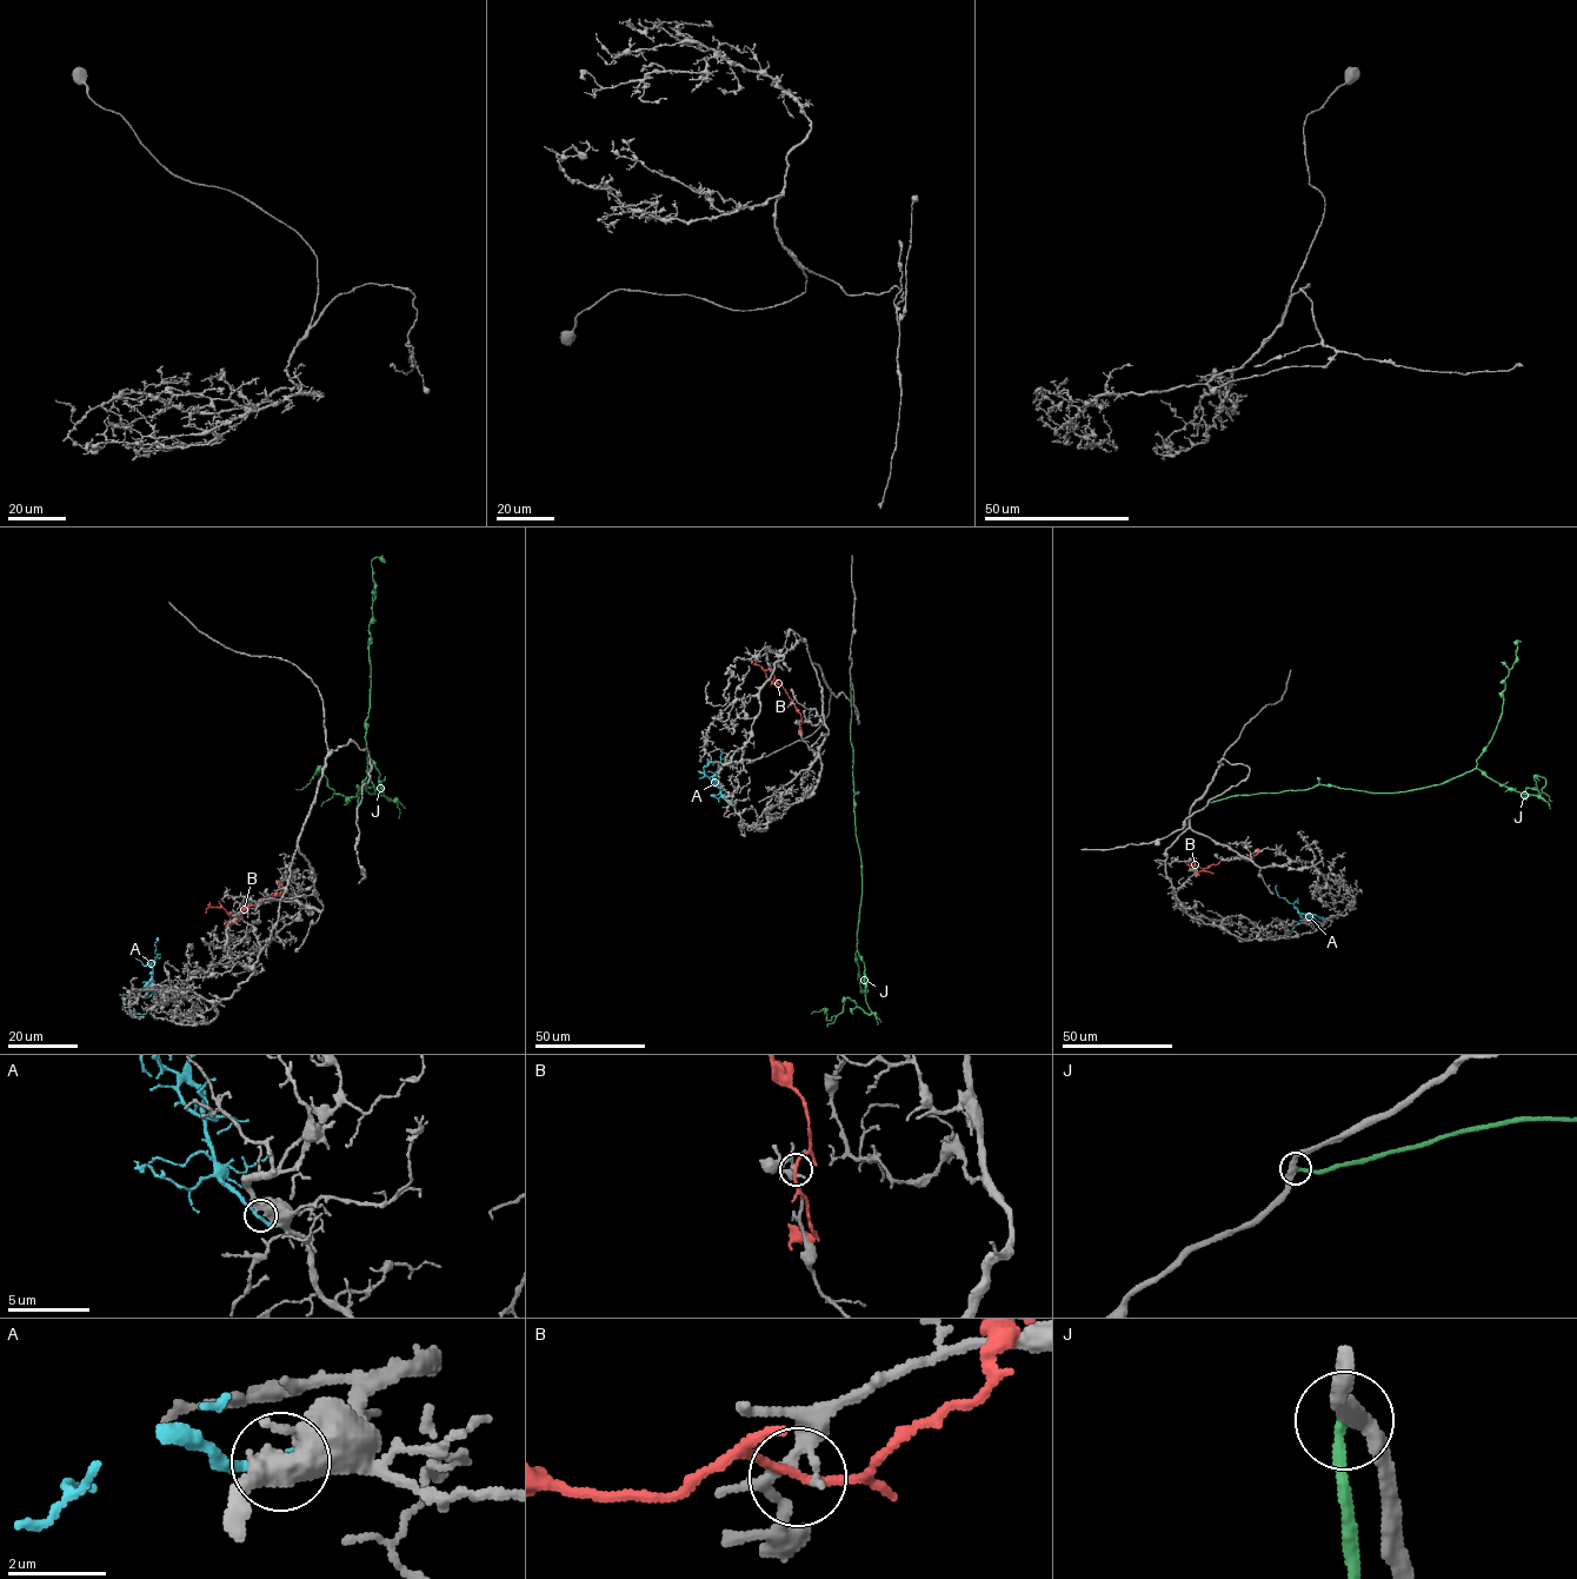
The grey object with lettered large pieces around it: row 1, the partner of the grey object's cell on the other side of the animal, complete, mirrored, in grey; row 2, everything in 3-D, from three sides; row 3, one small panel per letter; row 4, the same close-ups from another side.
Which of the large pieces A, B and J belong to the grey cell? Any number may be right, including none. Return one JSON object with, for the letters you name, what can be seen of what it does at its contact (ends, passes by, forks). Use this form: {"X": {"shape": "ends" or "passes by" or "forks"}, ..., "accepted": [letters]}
{"A": {"shape": "passes by"}, "accepted": ["A"]}

